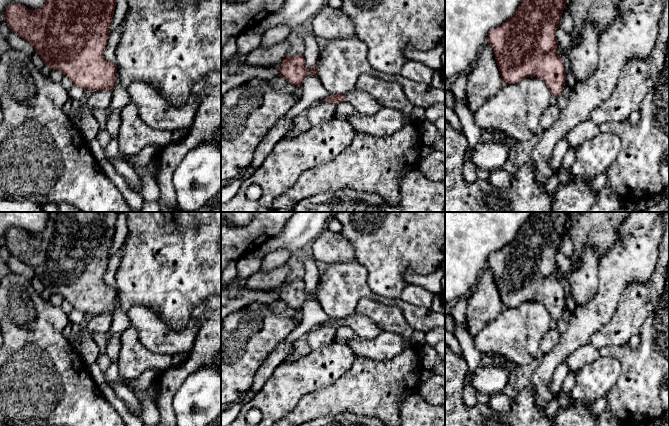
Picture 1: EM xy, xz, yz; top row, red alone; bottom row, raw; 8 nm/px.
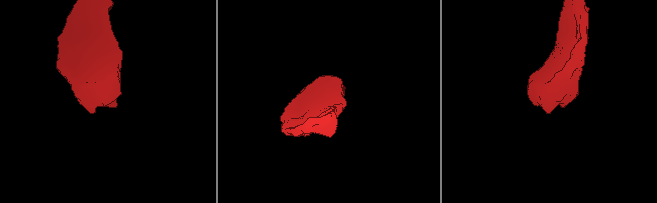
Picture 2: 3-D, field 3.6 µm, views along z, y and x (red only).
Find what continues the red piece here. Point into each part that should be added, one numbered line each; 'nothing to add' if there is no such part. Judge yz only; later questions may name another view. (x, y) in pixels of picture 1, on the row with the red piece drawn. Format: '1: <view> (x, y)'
nothing to add

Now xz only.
1: xz (365, 104)

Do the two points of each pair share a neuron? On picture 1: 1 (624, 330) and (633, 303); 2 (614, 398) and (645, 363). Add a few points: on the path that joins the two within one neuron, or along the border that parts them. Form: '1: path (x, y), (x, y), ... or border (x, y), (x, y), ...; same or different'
1: path (625, 323), (632, 310); same
2: path (623, 389), (640, 372); same

